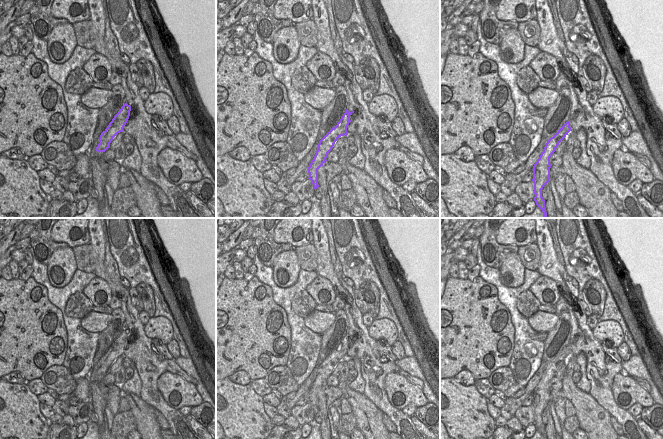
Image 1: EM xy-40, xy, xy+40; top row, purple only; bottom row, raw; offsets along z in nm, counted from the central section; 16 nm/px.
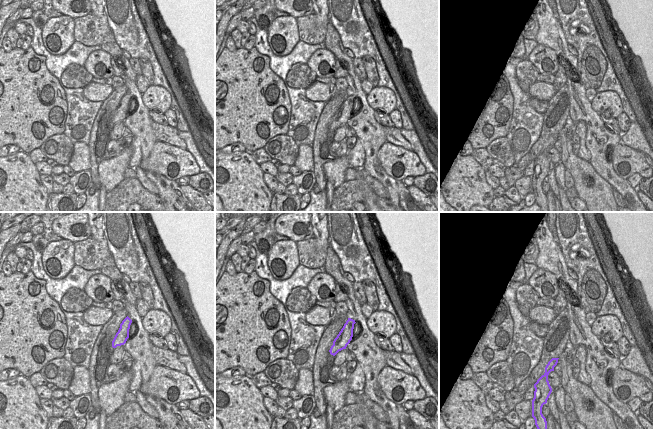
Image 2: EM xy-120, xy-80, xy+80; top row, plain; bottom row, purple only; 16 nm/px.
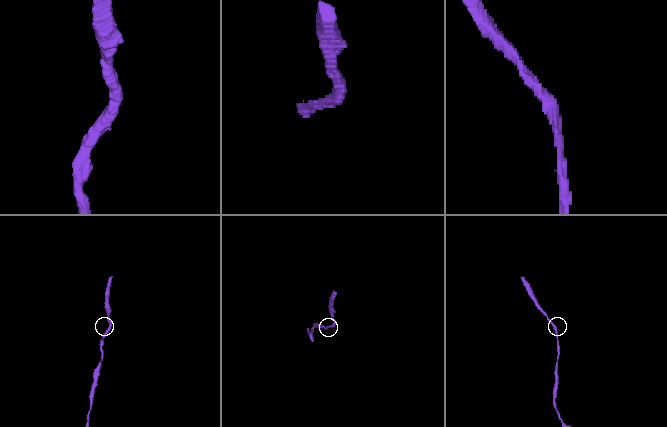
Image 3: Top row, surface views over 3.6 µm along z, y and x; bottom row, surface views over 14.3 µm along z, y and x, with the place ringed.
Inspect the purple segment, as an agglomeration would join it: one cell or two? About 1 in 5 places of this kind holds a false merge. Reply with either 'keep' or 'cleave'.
keep

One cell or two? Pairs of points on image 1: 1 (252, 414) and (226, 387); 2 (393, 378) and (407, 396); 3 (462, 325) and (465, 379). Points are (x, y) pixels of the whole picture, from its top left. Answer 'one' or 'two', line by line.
1: one
2: one
3: two

